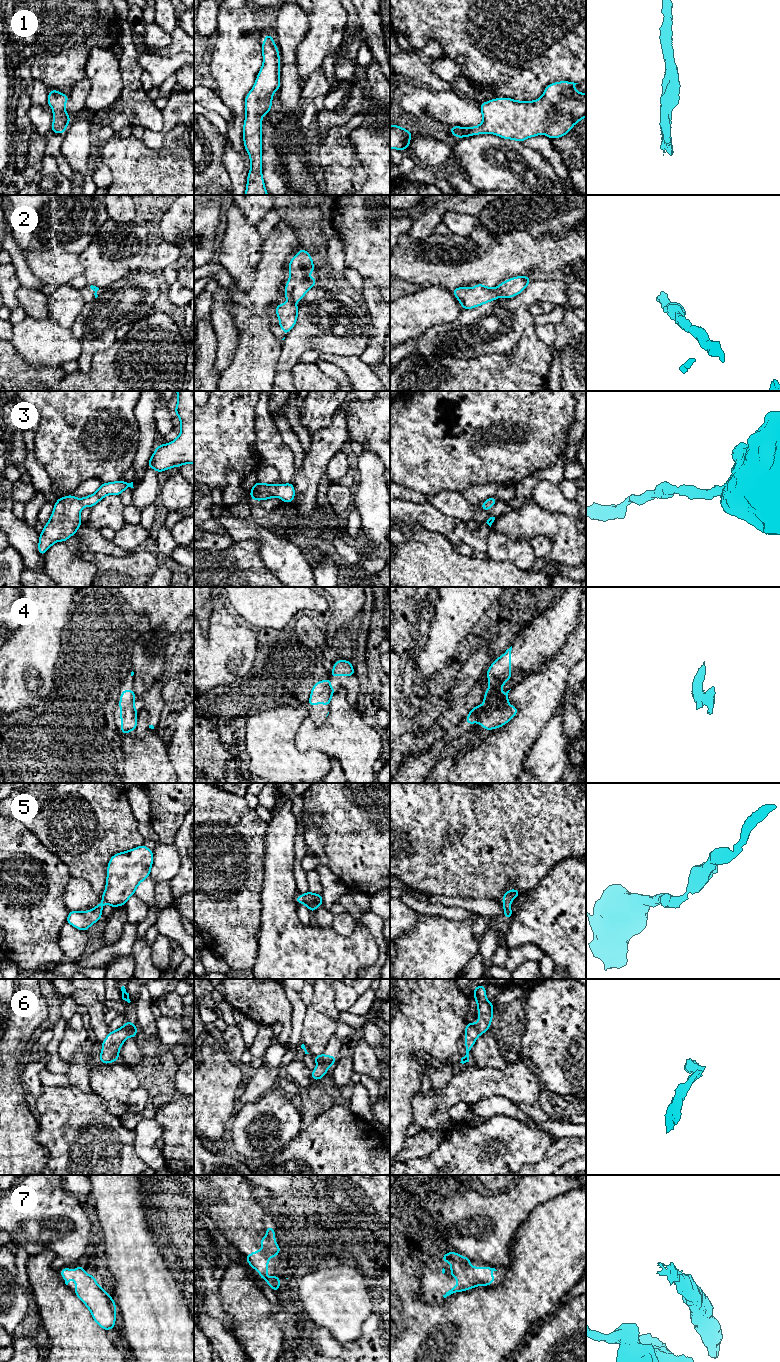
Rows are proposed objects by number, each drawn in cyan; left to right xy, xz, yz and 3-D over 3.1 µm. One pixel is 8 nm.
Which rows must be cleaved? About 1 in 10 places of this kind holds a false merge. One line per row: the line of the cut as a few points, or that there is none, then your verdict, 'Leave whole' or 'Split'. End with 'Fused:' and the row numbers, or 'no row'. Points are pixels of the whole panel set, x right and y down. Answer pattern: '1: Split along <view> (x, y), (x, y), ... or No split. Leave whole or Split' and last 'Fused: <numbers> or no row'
1: No split. Leave whole
2: No split. Leave whole
3: No split. Leave whole
4: Split along yz (482, 705), (482, 710), (476, 720). Split
5: No split. Leave whole
6: No split. Leave whole
7: No split. Leave whole
Fused: 4

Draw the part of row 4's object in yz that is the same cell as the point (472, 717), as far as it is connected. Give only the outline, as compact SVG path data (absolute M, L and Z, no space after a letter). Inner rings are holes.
M475 706L466 717L466 722L468 725L472 725L478 720L478 715L482 711L483 706Z

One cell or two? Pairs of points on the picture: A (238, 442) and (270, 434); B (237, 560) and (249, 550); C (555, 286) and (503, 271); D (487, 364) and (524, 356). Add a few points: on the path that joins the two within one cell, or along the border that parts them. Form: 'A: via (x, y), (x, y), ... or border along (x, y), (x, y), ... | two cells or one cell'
A: border along (255, 414), (255, 444), (260, 461) | two cells
B: via (240, 559), (246, 553) | one cell
C: border along (558, 280), (532, 281) | two cells
D: via (496, 364), (515, 364) | one cell

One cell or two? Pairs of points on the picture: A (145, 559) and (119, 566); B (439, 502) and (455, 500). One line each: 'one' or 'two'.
A: one
B: one

